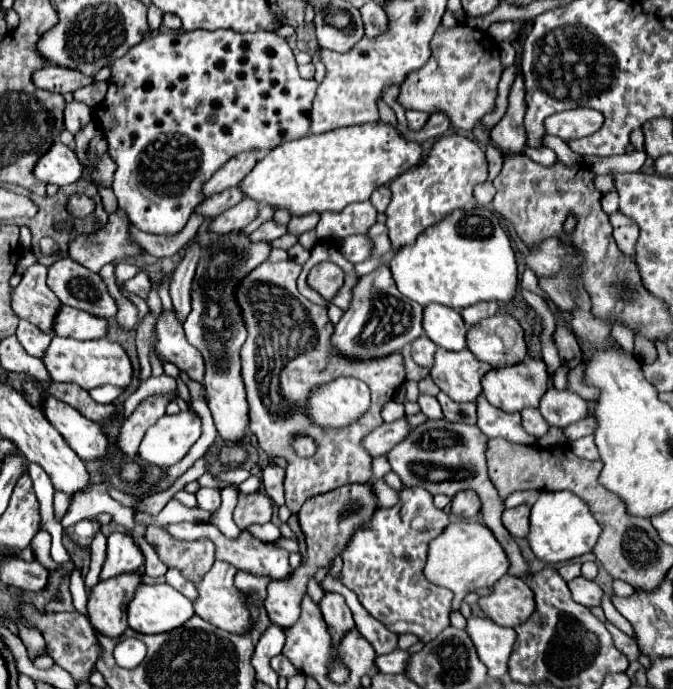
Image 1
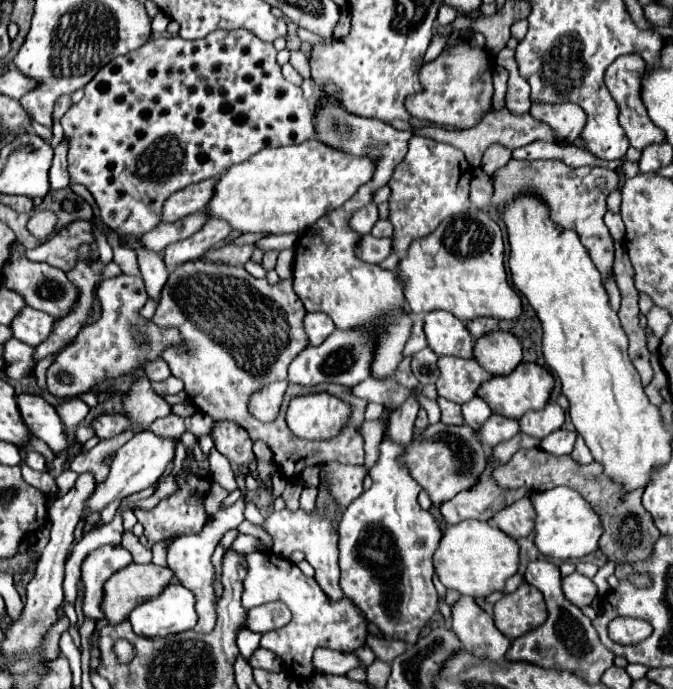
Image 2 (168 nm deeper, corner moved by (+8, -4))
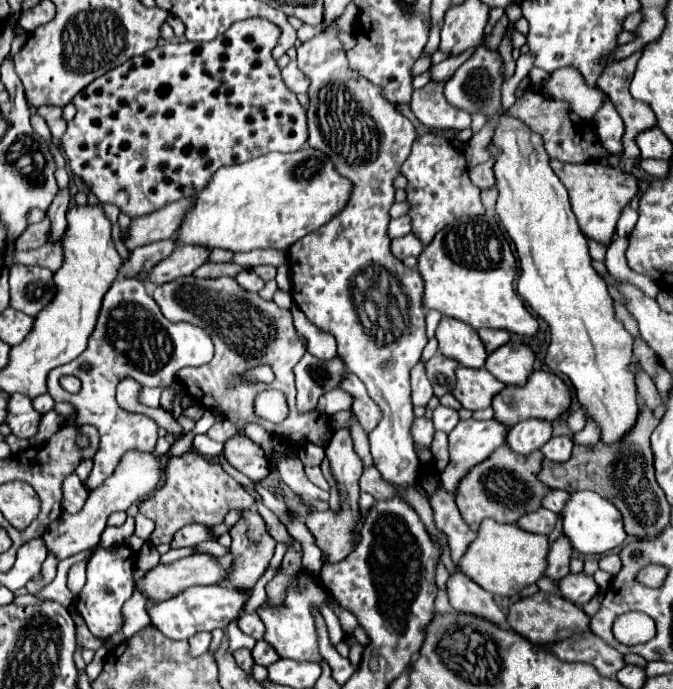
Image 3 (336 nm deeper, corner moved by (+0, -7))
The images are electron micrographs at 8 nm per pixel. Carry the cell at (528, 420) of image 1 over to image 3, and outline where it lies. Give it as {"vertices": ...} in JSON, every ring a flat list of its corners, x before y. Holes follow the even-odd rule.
{"vertices":[[494,419,460,421,456,429,448,433,450,461,442,473,444,487,448,491,454,491,470,467,488,459,488,455,492,455,494,449,504,445,506,433,508,427]]}

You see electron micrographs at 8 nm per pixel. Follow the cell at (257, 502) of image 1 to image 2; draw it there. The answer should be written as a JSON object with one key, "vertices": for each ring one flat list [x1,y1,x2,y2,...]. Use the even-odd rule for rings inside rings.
{"vertices":[[178,474,176,476,178,484,180,484,180,490,162,500,154,510,150,512,142,512,142,510,136,510,136,518,138,522,144,526,144,536,148,540,148,548,154,548,158,542,166,542,170,544,174,538,178,538,180,534,196,534,202,530,202,526,206,524,206,520,213,516,222,508,222,502,224,498,228,496,228,492,224,488,220,488,212,478,206,478,206,476,200,476,200,474]]}

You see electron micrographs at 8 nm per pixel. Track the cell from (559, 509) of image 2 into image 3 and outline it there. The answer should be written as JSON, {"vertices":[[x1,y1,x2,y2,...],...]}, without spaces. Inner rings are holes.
{"vertices":[[596,491,572,493,570,501,562,511,562,521,564,521,564,535,568,535,572,547,584,555,604,555,606,551,622,545,622,541,626,539,620,511,608,499,600,497]]}

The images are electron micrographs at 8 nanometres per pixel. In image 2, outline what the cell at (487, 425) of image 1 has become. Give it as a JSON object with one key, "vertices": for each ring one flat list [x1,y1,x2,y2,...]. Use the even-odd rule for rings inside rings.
{"vertices":[[474,396,470,402,466,402,462,406,462,414,464,414,464,420,468,426,472,426,474,430,480,430,482,424,492,416,492,410,488,408,488,404,484,404,482,398]]}

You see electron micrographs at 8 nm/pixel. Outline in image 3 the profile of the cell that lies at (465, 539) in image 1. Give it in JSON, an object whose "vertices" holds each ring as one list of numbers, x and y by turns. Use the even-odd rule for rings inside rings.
{"vertices":[[484,519,484,523,478,529,478,539,468,547,468,551,460,559,460,569,472,579,476,579,476,583,486,591,494,595,512,597,528,585,536,583,540,577,544,577,548,565,548,551,548,535,536,535,522,531,518,525,502,525,492,519]]}

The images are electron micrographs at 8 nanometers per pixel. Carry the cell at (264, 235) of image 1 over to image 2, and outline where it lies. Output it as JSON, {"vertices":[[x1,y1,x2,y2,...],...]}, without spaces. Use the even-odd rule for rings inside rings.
{"vertices":[[230,244,230,246,224,246,222,250,216,250,216,252,210,252,208,254,208,260,216,262,216,260,222,260,222,264,226,266,236,266,236,264,244,264,250,260,252,252,254,252,254,244,242,244,242,246,236,246,236,244]]}

